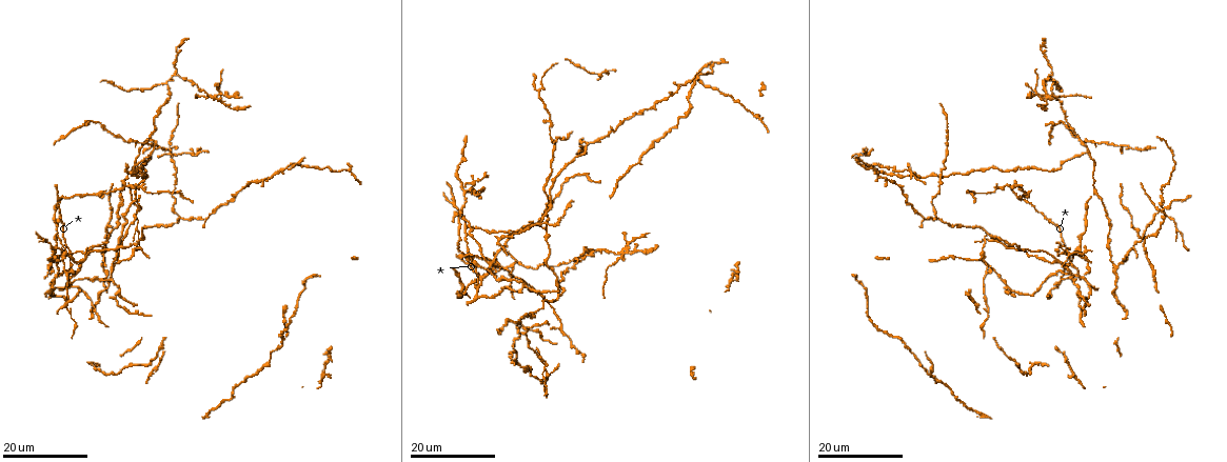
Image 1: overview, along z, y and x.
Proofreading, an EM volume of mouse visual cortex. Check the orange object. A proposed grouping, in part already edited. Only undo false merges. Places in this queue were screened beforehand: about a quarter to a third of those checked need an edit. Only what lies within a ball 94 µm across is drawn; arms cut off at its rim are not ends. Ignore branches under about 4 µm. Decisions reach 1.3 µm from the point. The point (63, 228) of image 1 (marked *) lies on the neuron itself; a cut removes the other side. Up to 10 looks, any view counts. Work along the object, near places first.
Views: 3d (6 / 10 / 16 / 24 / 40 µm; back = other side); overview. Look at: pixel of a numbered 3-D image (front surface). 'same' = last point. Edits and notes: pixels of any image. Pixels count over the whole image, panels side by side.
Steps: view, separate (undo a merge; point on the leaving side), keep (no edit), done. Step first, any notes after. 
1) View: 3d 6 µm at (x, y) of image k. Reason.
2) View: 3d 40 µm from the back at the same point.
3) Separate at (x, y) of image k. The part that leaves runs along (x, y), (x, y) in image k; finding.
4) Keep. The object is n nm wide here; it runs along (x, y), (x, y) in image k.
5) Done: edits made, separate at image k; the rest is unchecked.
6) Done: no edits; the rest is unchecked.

View: 3d 24 µm at (1146, 241) of image 1.

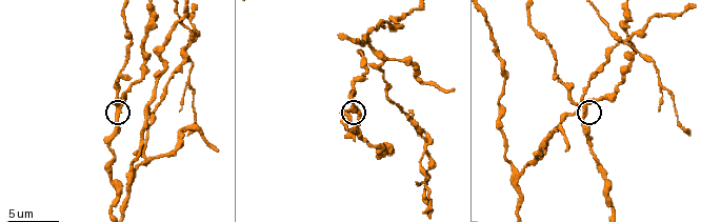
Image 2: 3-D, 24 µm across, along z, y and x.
View: 3d 10 µm at (119, 109) of image 2.

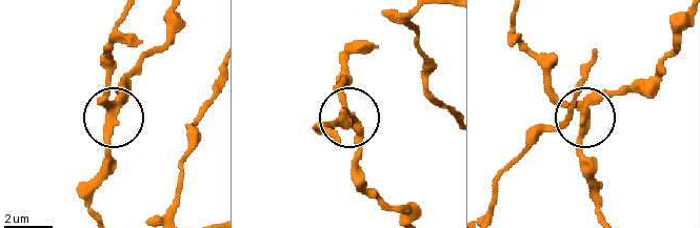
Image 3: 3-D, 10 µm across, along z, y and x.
Keep. 3 arms meet here; one neuron here.

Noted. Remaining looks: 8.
View: 3d 10 µm at (428, 144) of image 2. Small branch off a trunk.

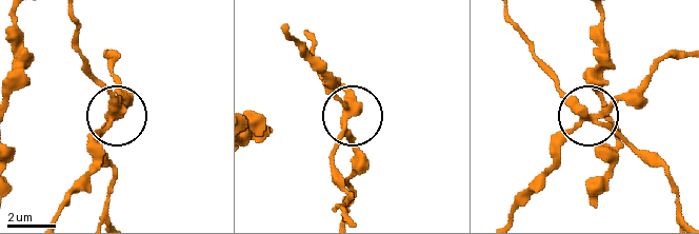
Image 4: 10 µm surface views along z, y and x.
View: 3d 6 µm at (583, 115) of image 4.

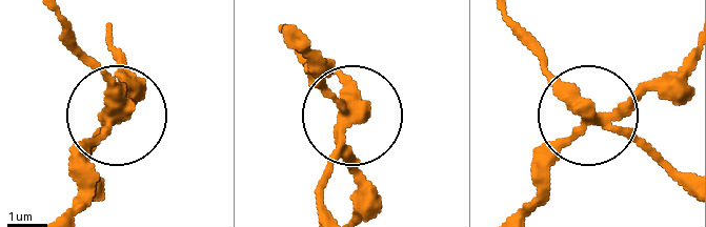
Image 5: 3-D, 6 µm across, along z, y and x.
Separate at (99, 68) of image 5. The part that leaves runs along (348, 117), (322, 214) in image 5; a second neuron is stuck on.

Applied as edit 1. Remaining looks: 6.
View: overview.

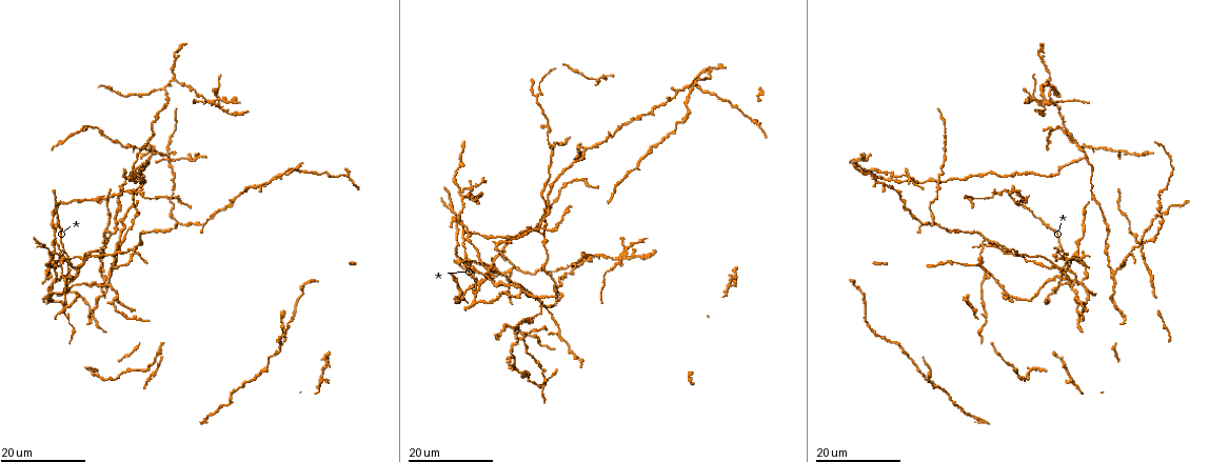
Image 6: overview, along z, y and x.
View: 3d 16 µm at (1055, 289) of image 6. Two arms at a narrow angle.

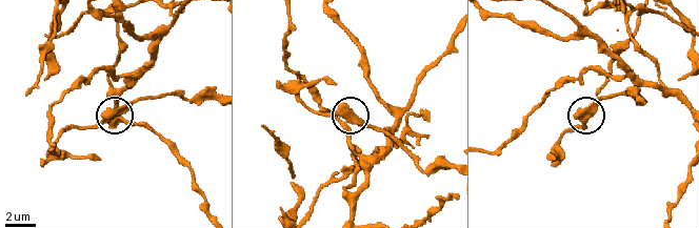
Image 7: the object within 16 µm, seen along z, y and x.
View: 3d 6 µm at (108, 121) of image 7. Closer look.

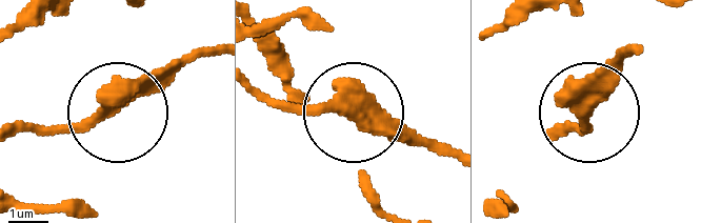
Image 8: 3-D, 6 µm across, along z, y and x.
Keep. The side arm is 8 µm long; 4 arms meet here; all the same neuron.

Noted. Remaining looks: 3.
View: 3d 6 µm at (150, 159) of image 2. Three-way junction.

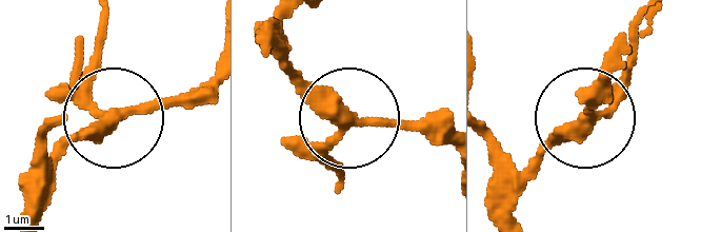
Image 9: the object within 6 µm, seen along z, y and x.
Keep. The side arm is 45 µm long; it runs along (53, 131), (49, 157), (109, 124), (93, 91), (93, 54) in image 9; continuous, no second neuron.

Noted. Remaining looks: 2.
View: 3d 24 µm at (1078, 298) of image 6. Three-way junction.

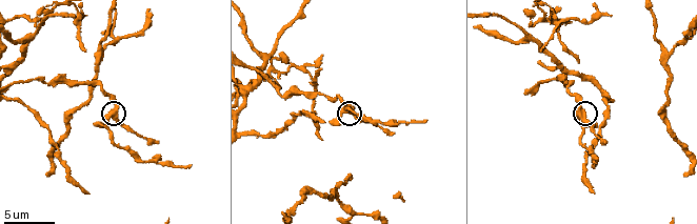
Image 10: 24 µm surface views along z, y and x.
View: 3d 6 µm at (582, 116) of image 10.

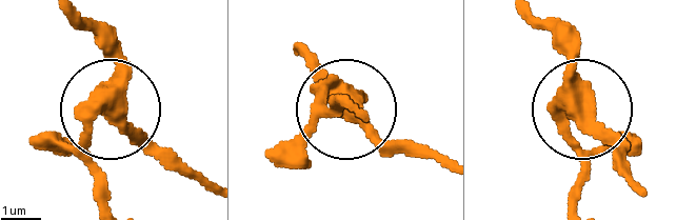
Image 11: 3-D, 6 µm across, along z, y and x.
Keep. It runs along (77, 15), (114, 65), (118, 116), (164, 162) in image 11; all the same neuron.

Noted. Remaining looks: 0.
Done: edits made, separate at image 5; the rest is unchecked.

